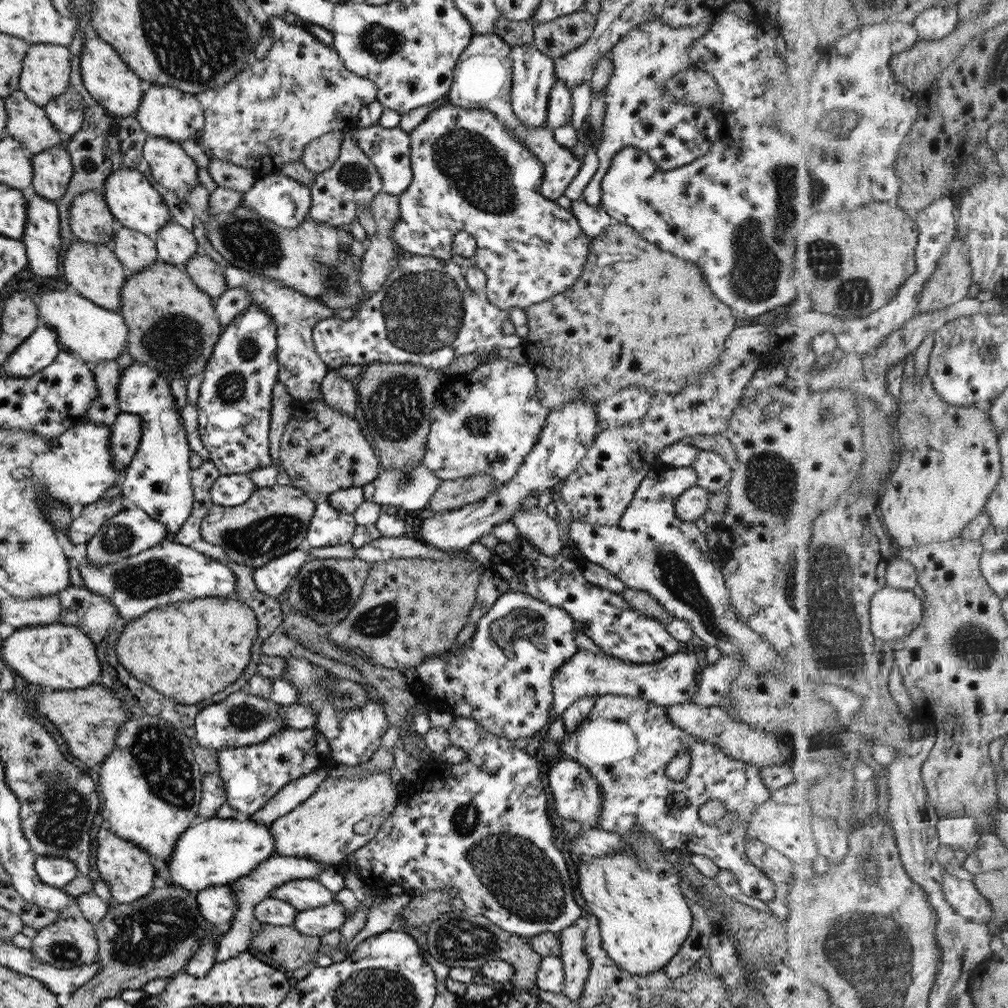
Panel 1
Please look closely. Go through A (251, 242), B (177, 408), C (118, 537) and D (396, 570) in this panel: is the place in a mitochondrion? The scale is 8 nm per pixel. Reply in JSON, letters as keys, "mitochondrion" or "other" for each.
{"A":"mitochondrion","B":"other","C":"mitochondrion","D":"other"}

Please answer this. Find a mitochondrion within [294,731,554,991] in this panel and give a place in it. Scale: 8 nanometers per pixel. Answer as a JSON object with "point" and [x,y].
{"point":[459,938]}

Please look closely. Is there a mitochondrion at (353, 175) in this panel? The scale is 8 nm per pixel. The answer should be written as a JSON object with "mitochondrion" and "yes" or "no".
{"mitochondrion":"yes"}

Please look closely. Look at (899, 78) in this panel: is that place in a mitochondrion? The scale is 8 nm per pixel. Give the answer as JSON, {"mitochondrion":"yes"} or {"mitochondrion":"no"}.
{"mitochondrion":"no"}

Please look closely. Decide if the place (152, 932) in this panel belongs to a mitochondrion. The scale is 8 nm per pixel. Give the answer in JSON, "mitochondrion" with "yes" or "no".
{"mitochondrion":"yes"}

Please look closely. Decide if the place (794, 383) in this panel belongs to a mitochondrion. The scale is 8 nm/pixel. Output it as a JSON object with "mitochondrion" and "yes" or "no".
{"mitochondrion":"no"}

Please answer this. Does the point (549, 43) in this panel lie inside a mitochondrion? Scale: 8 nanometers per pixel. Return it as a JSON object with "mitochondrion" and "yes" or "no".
{"mitochondrion":"no"}

